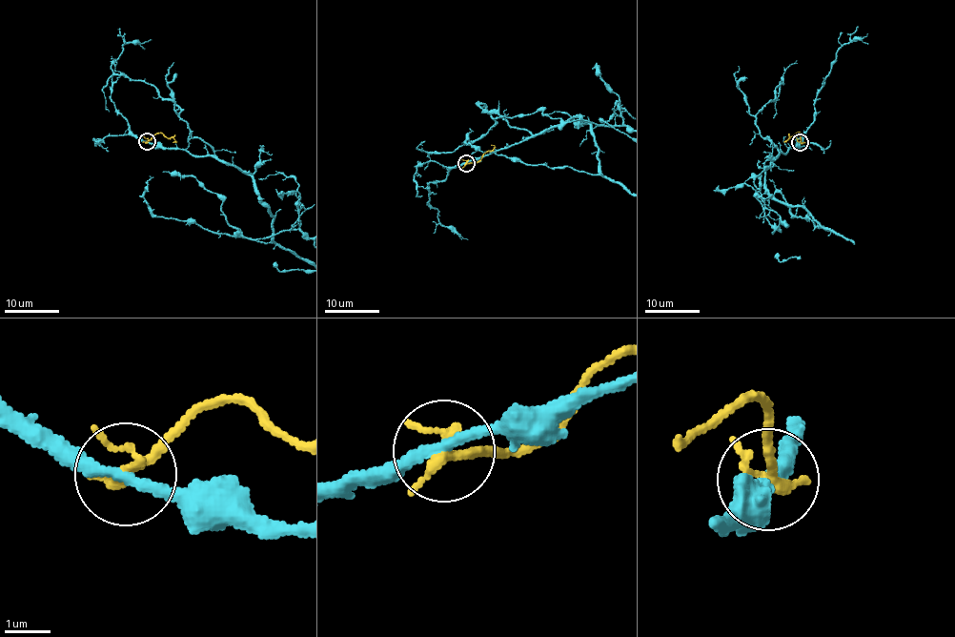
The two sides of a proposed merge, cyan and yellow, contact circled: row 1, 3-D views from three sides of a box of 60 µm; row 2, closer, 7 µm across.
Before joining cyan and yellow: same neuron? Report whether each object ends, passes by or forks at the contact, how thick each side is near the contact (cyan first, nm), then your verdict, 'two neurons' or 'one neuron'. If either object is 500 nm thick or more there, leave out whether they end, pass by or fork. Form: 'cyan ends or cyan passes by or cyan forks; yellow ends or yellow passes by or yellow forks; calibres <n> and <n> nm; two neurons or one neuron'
cyan passes by; yellow passes by; calibres 240 and 240 nm; two neurons

